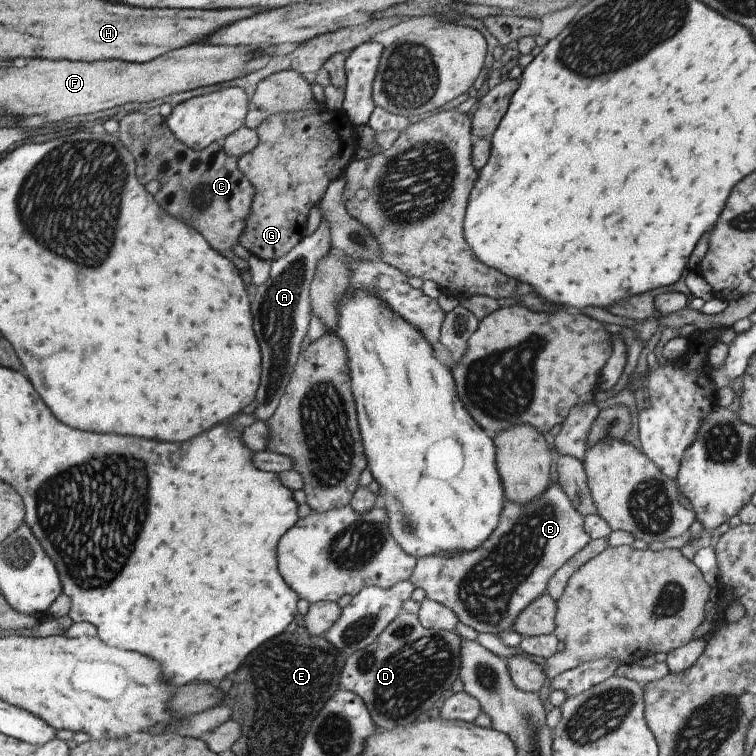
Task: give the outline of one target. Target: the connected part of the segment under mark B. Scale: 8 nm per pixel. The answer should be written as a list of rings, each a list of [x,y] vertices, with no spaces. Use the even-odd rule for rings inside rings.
[[[550,481],[541,495],[525,503],[504,498],[496,532],[471,551],[446,551],[439,552],[439,555],[420,557],[409,581],[415,588],[425,590],[426,599],[450,608],[462,624],[479,633],[498,634],[502,630],[511,629],[519,612],[540,595],[546,594],[550,577],[584,548],[590,539],[585,529],[585,515],[574,508],[560,484]]]

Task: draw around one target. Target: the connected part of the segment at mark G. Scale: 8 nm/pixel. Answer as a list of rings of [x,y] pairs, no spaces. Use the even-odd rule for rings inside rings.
[[[343,110],[298,111],[293,113],[269,114],[255,130],[259,143],[251,153],[238,158],[238,168],[254,187],[250,212],[238,242],[250,254],[262,260],[276,260],[286,256],[305,236],[304,228],[310,209],[324,196],[330,182],[340,177],[348,168],[357,151],[356,125],[352,124]]]

